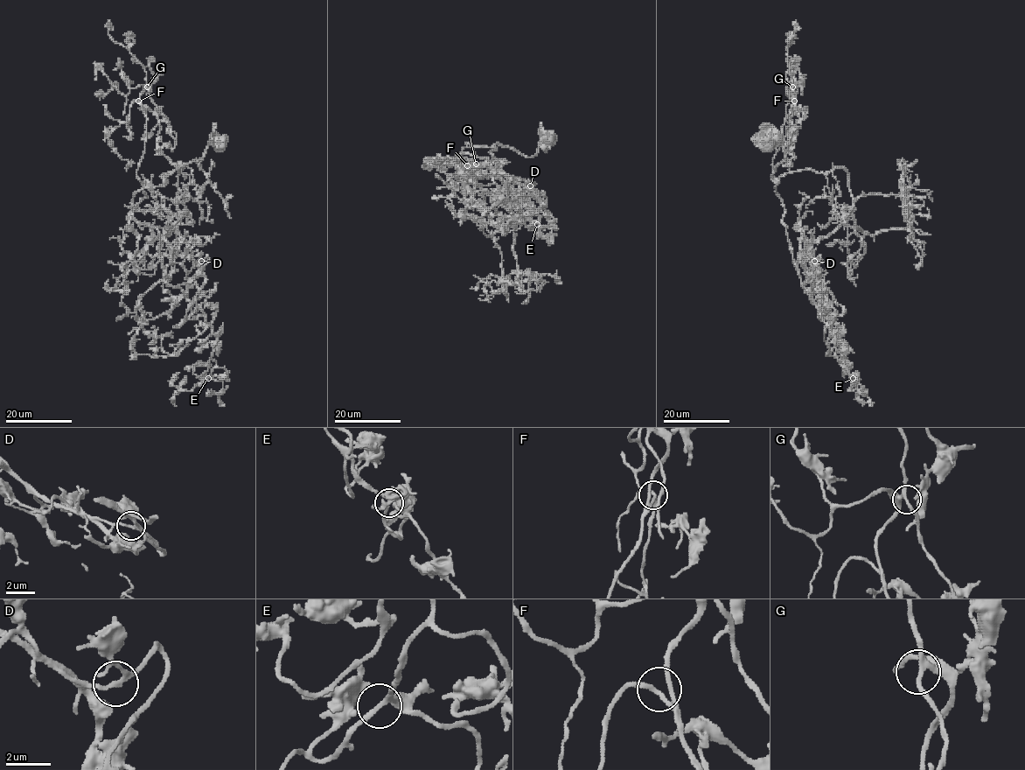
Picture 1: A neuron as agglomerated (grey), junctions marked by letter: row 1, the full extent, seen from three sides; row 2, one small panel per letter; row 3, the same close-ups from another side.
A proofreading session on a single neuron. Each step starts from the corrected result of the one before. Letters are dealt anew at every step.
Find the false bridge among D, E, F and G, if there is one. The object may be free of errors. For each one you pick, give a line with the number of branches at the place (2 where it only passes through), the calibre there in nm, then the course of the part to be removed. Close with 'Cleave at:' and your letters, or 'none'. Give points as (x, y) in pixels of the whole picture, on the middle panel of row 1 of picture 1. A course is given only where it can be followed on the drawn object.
D: 3 branches meet; 160 nm thick; foreign part runs (530, 185), (500, 171), (475, 176), (493, 223), (497, 215), (511, 223), (494, 235), (509, 279), (470, 289)
Cleave at: D

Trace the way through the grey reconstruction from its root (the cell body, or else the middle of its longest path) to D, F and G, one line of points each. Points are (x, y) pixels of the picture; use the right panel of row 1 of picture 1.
D: (765, 144), (769, 140), (783, 147), (785, 159), (773, 176), (801, 285), (819, 268), (814, 261)
F: (765, 144), (768, 140), (779, 143), (785, 157), (773, 174), (776, 186), (771, 178), (772, 159), (794, 101)
G: (765, 144), (768, 140), (779, 143), (785, 157), (773, 174), (776, 186), (772, 159), (797, 90), (792, 87)

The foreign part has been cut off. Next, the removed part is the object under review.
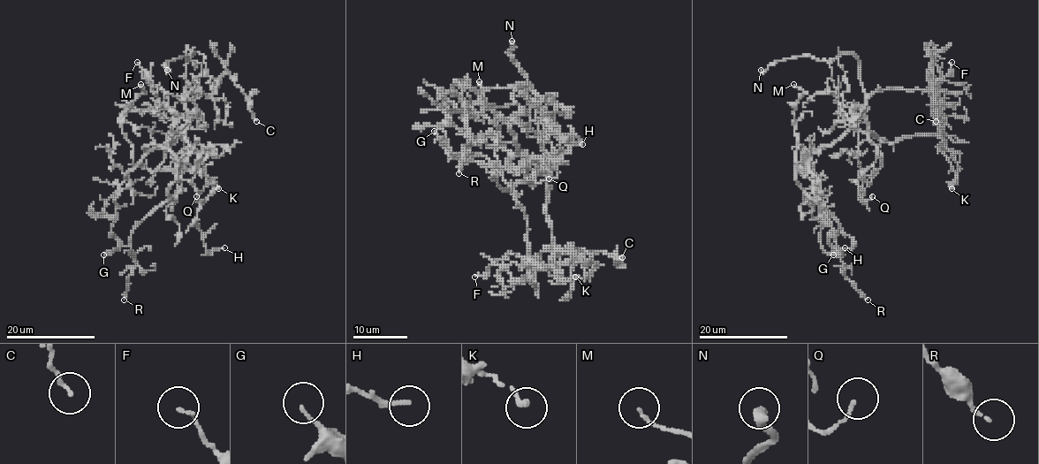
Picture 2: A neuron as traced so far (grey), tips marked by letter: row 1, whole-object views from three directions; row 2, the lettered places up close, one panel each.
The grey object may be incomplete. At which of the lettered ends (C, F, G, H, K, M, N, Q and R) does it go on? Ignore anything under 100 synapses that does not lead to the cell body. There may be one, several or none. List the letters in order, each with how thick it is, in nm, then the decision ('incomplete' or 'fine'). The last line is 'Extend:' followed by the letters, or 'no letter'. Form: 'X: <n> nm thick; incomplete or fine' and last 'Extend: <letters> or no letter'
C: 110 nm thick; fine
F: 120 nm thick; fine
G: 120 nm thick; fine
H: 170 nm thick; fine
K: 200 nm thick; fine
M: 100 nm thick; fine
N: 280 nm thick; incomplete
Q: 110 nm thick; fine
R: 120 nm thick; fine
Extend: N

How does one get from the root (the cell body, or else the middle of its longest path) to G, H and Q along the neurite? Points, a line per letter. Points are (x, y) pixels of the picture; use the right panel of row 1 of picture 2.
G: (841, 135), (820, 146), (800, 167), (817, 183), (826, 216), (832, 216), (853, 239), (851, 247), (833, 254)
H: (841, 135), (814, 150), (800, 144), (796, 159), (819, 181), (820, 216), (832, 228), (836, 248), (845, 247)
Q: (841, 135), (864, 112), (861, 105), (853, 113), (866, 119), (876, 159), (855, 183), (862, 198), (872, 196)

